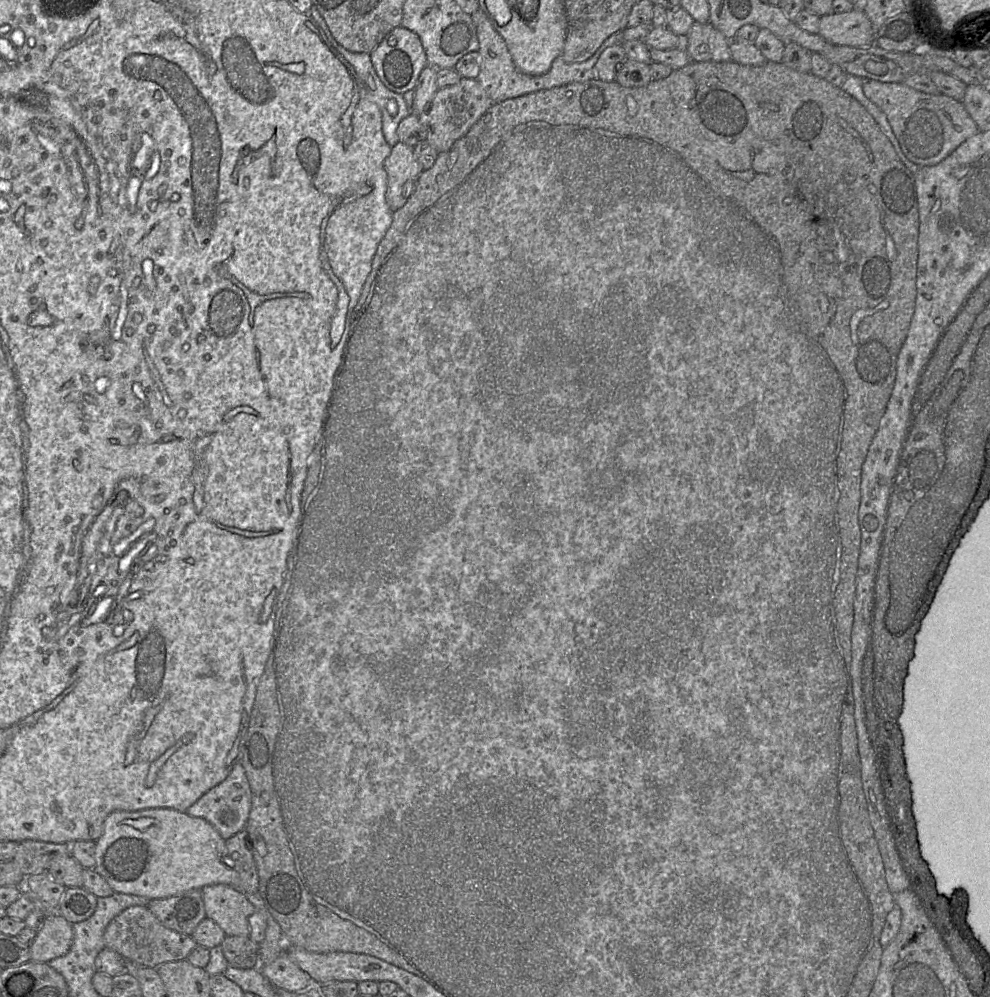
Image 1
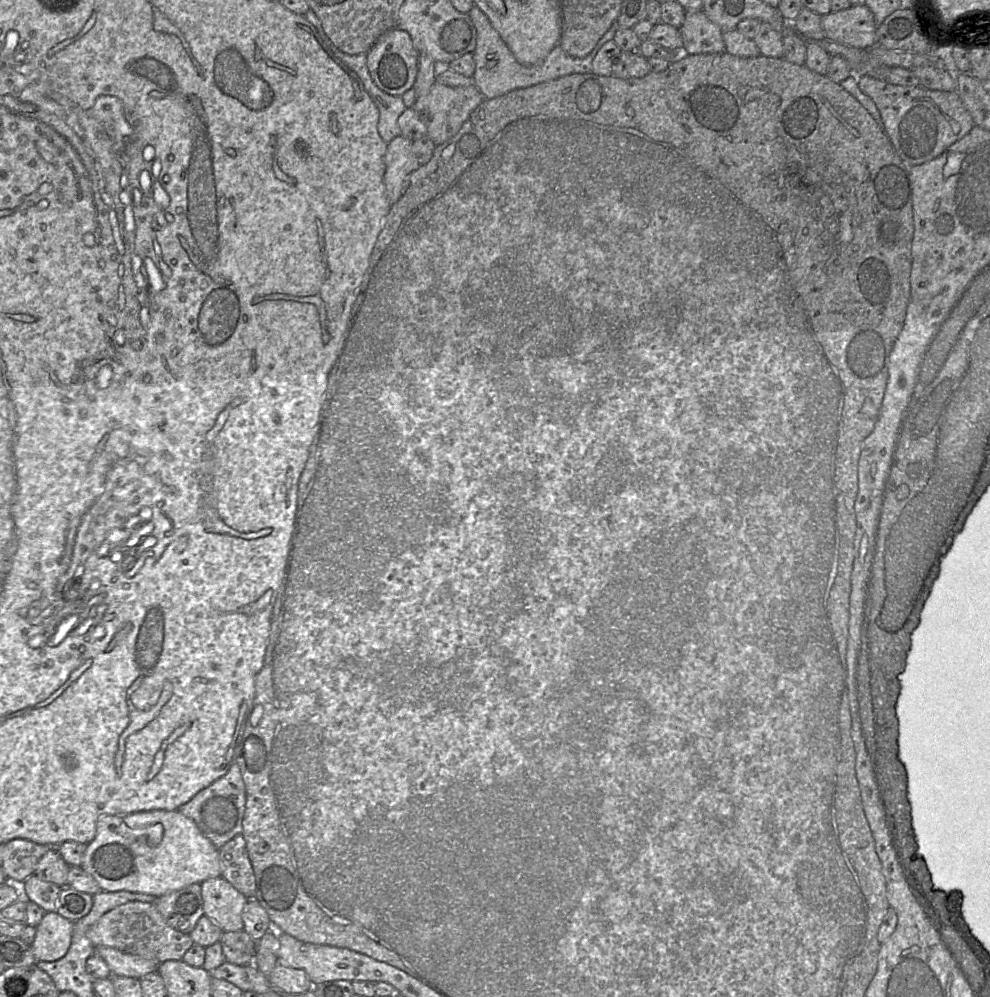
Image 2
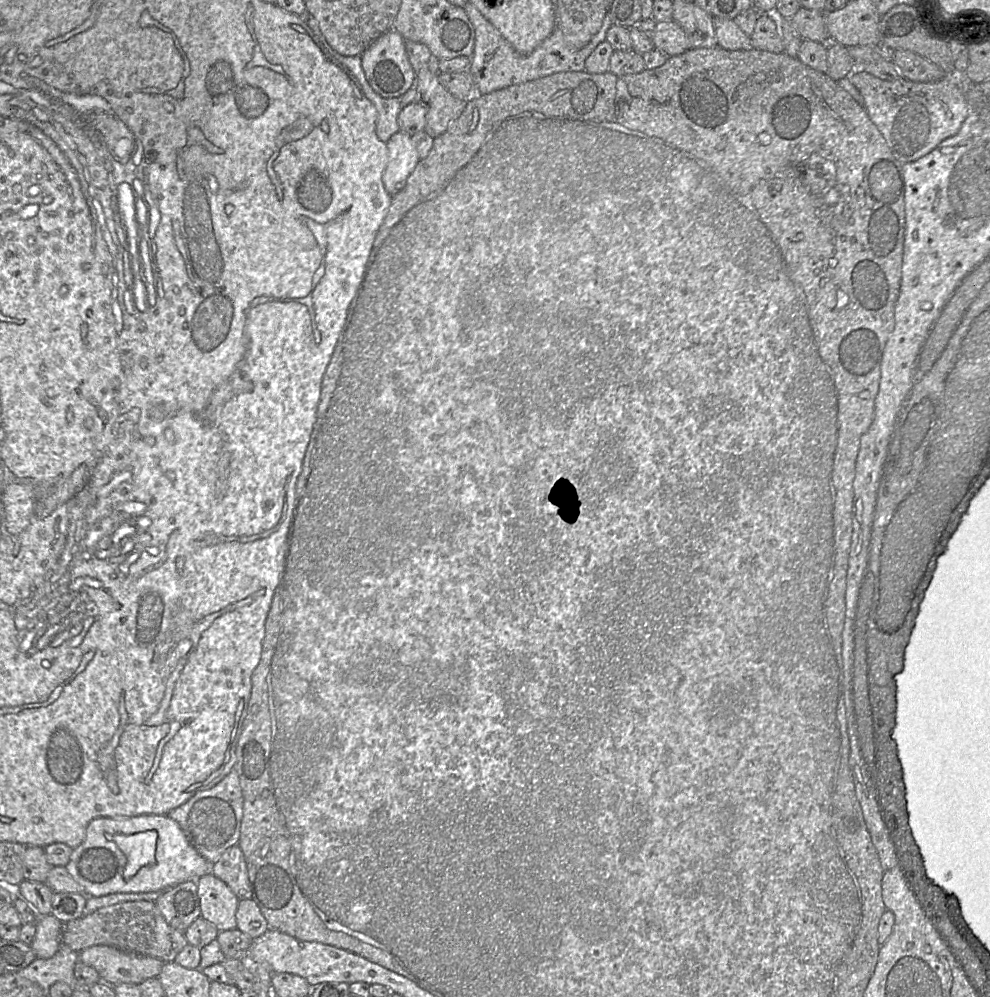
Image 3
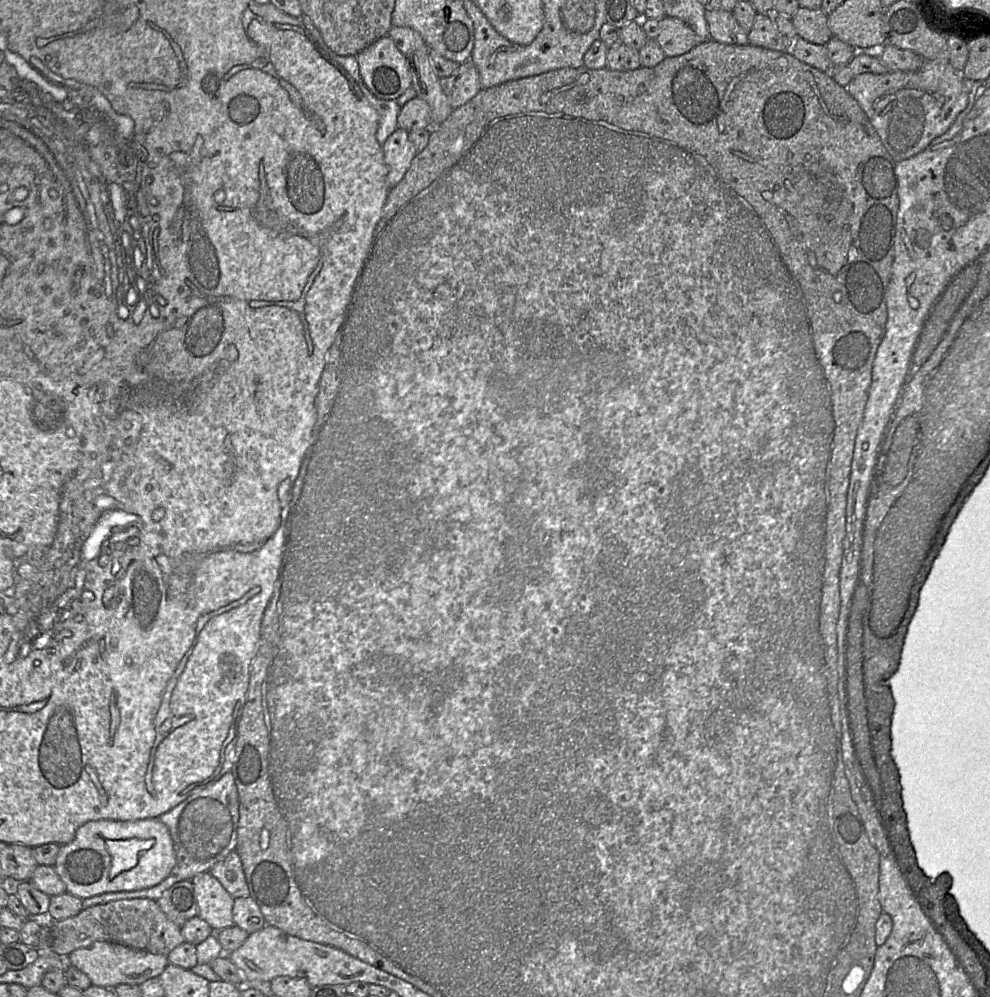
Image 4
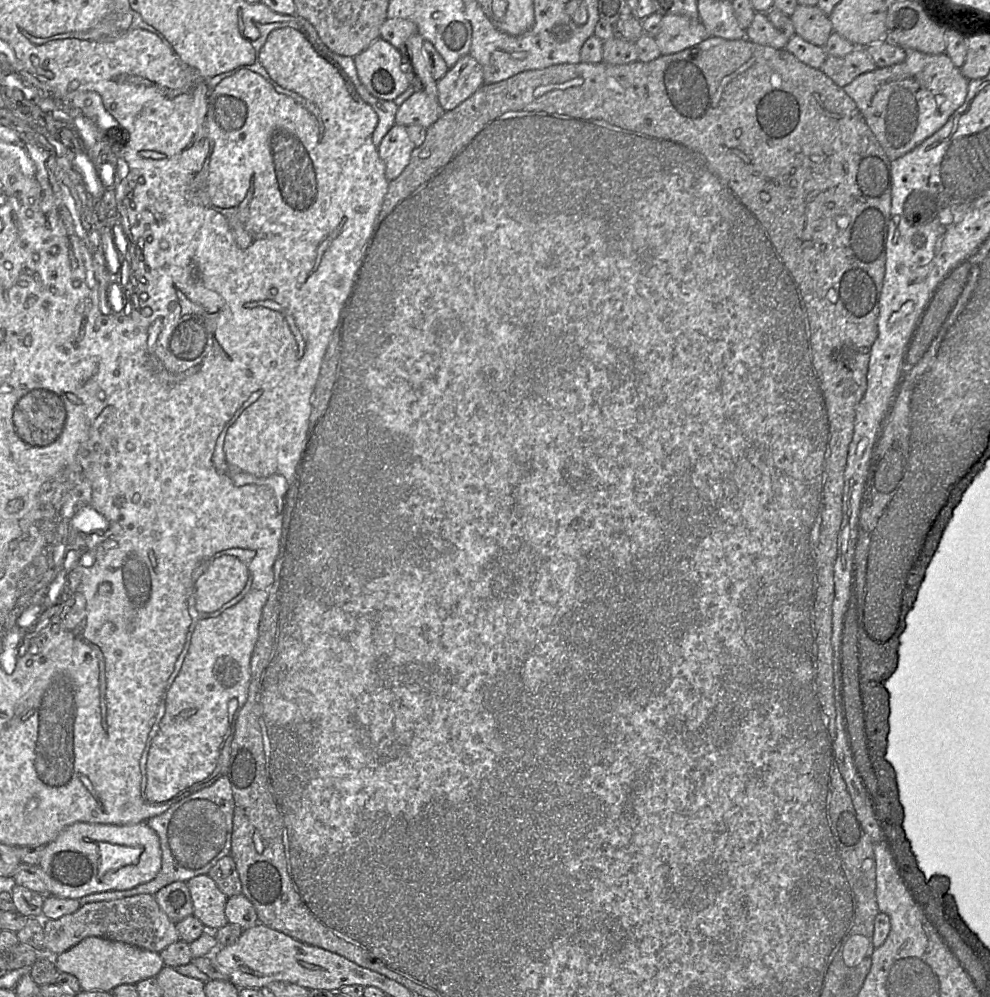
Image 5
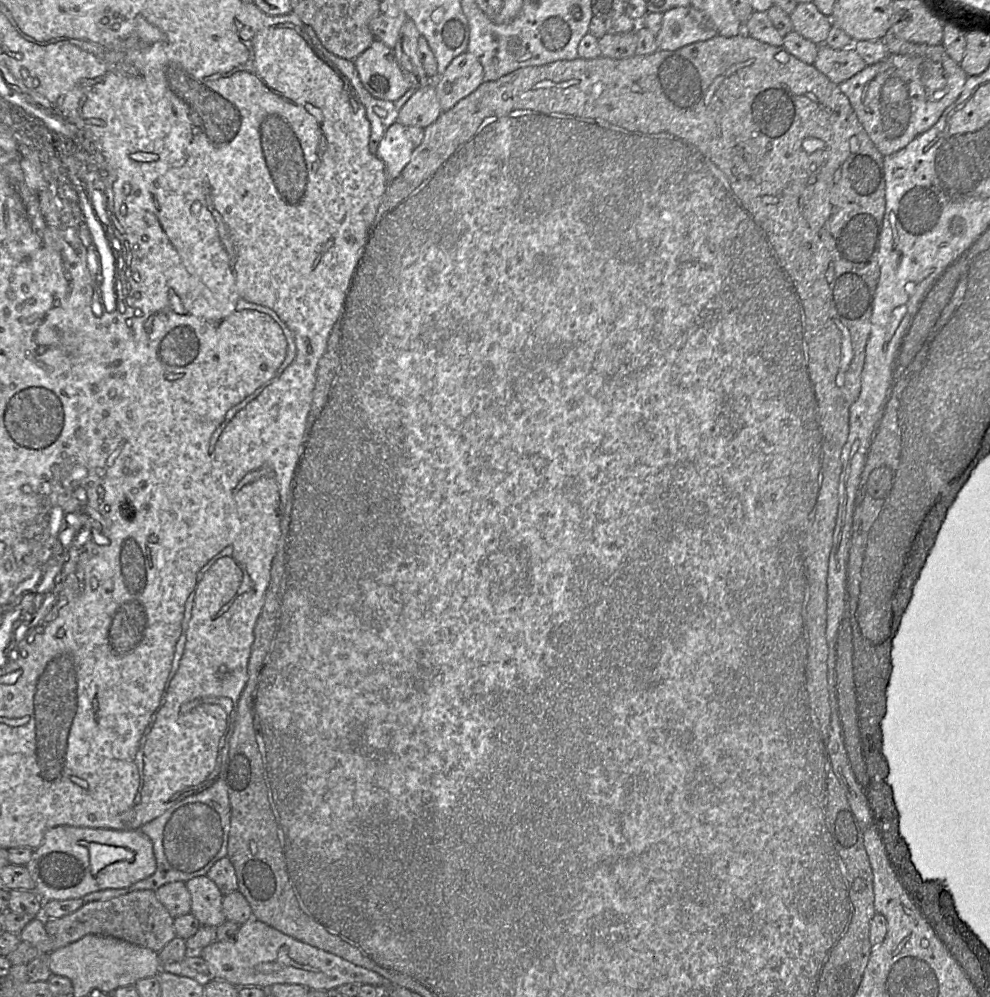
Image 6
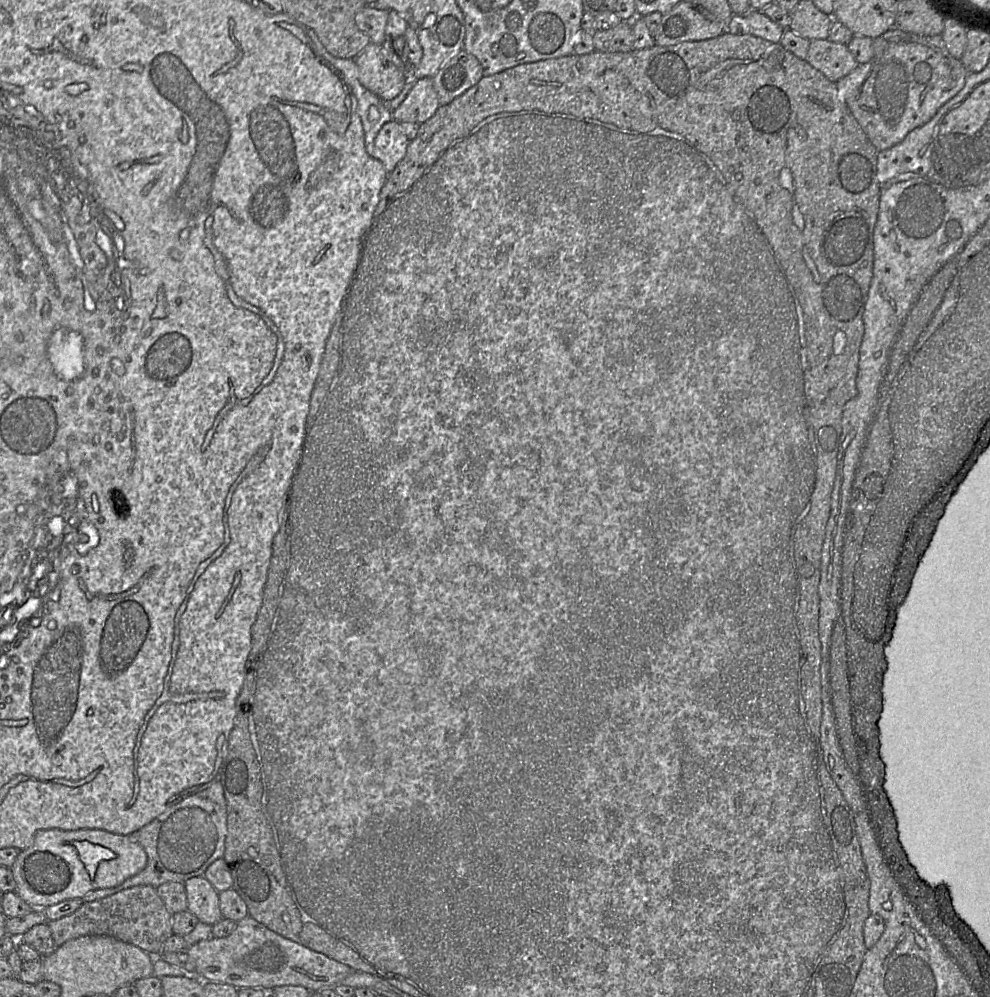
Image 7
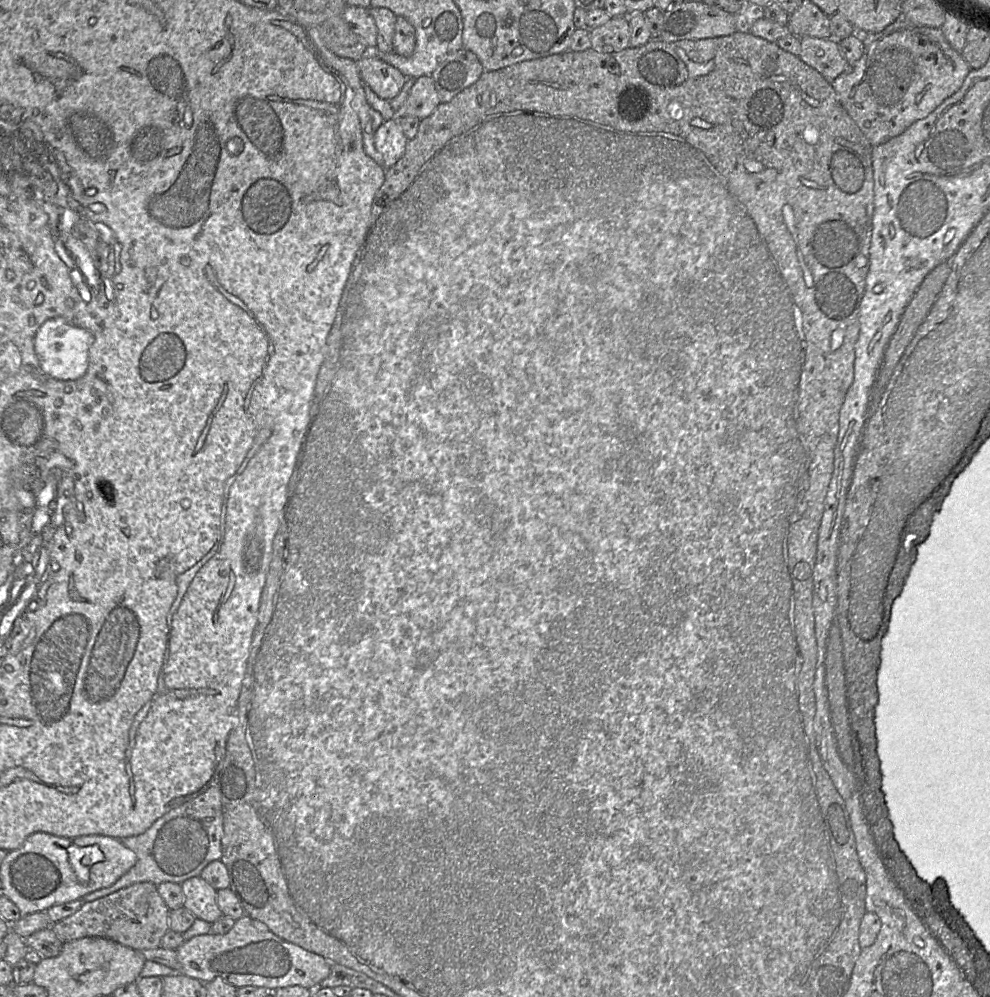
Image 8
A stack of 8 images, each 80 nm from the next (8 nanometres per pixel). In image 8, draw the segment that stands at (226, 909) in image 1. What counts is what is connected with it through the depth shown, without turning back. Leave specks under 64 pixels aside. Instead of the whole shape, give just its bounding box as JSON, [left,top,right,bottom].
[181,876,223,923]

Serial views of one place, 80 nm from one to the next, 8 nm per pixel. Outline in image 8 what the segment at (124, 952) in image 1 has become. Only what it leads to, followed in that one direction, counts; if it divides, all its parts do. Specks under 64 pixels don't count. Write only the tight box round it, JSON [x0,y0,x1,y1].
[51,882,170,951]

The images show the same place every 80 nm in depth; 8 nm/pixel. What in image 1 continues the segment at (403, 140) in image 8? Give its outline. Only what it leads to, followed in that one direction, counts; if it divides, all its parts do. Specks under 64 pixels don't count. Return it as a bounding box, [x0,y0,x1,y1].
[384,141,424,211]

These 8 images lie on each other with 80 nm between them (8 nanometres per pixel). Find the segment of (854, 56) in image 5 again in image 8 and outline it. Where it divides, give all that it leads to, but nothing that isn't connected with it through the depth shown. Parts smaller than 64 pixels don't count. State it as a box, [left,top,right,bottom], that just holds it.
[800,37,850,83]

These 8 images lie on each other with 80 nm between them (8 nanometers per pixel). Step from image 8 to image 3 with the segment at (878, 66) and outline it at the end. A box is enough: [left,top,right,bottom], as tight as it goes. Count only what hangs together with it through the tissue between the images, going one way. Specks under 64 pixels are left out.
[849,69,970,163]

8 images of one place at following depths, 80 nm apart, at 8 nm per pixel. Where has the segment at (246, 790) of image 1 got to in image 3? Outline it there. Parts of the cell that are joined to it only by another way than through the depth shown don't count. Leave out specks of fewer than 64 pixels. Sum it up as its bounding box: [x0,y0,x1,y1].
[167,769,243,863]

